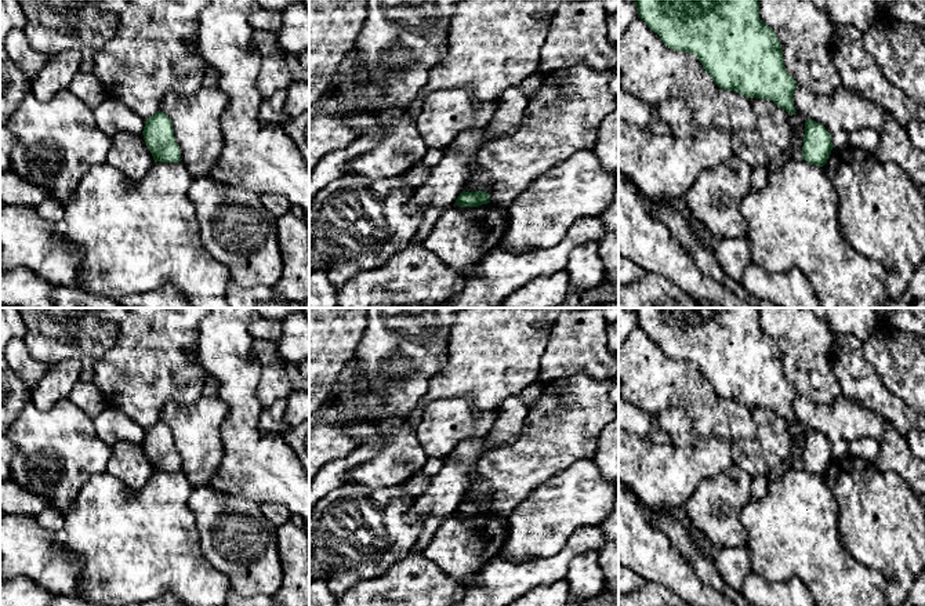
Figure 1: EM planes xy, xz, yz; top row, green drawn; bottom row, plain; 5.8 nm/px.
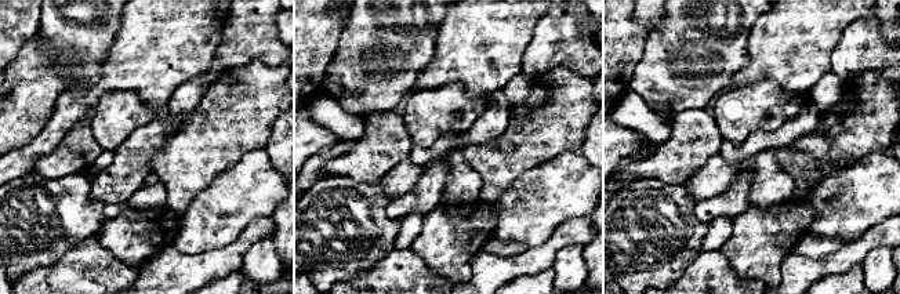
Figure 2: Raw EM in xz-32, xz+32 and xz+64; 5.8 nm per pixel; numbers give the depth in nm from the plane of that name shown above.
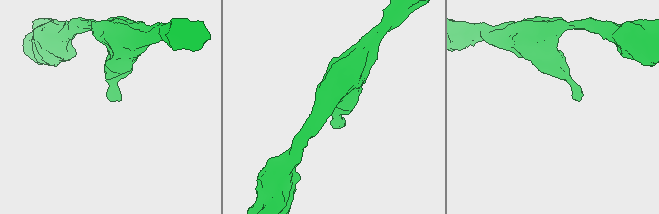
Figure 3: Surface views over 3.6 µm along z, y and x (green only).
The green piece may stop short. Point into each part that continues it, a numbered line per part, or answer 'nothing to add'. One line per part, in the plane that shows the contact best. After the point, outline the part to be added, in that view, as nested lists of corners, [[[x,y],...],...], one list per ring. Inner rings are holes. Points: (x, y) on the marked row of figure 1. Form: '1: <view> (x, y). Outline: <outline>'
nothing to add

